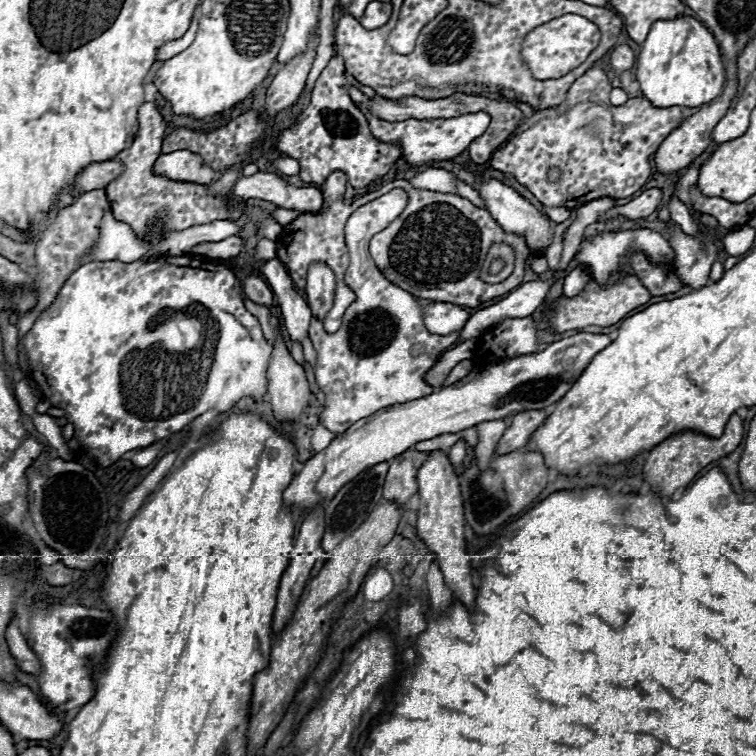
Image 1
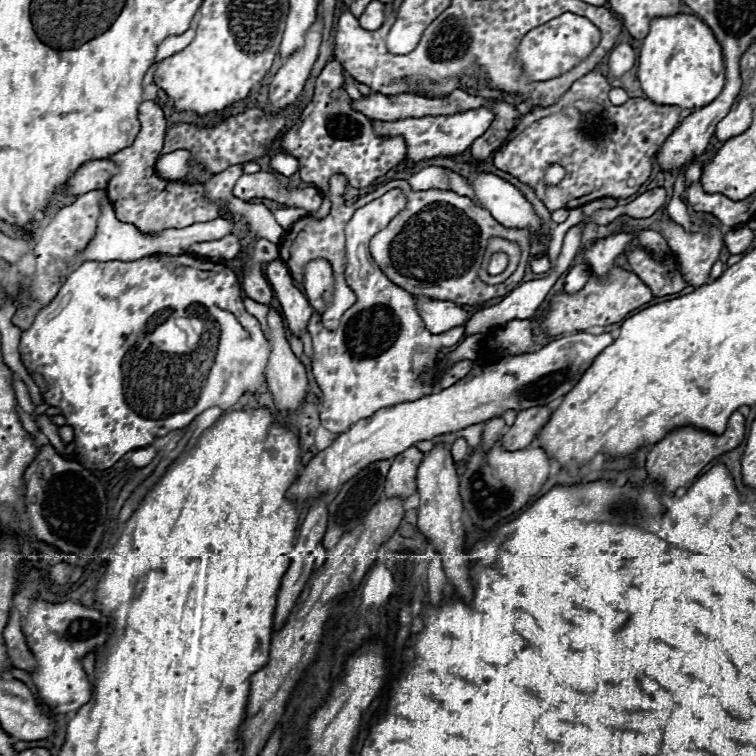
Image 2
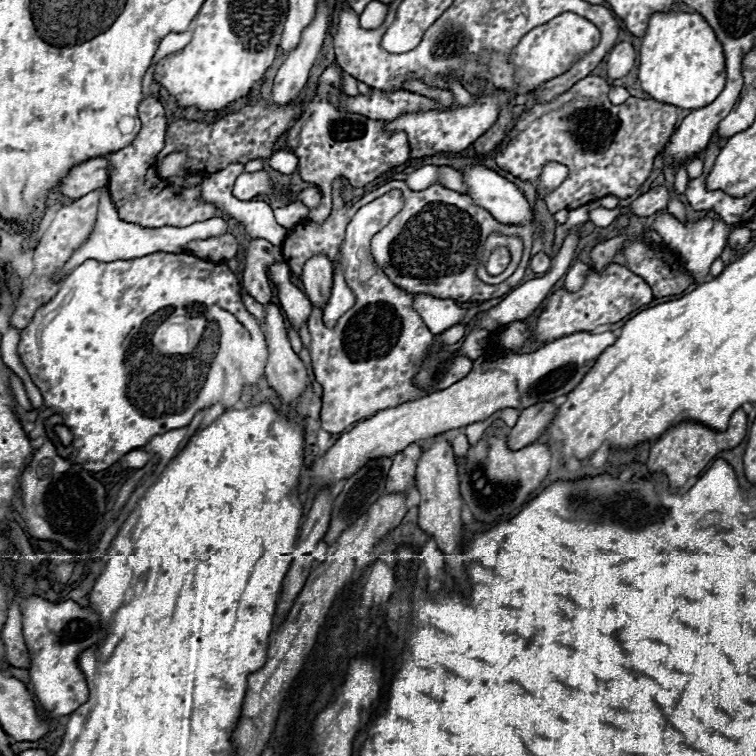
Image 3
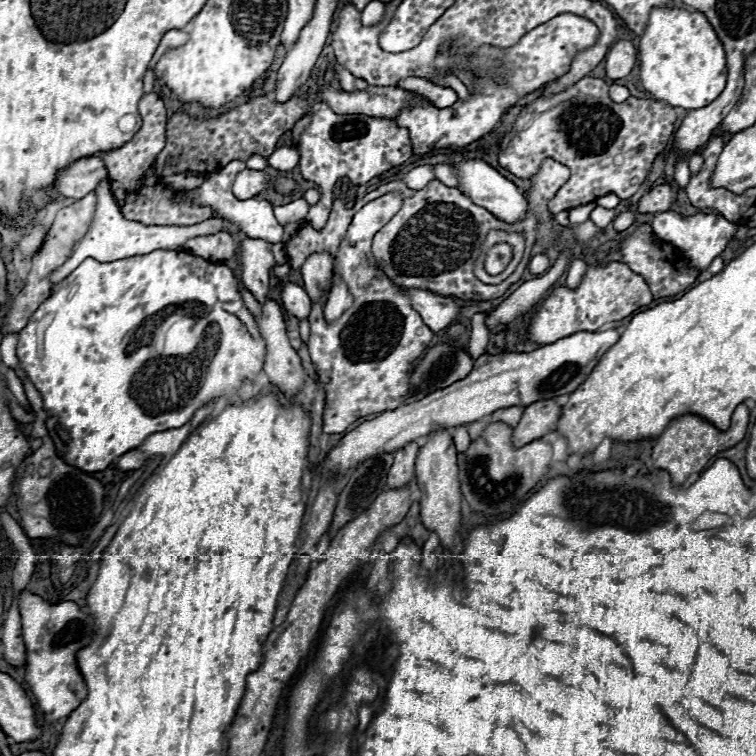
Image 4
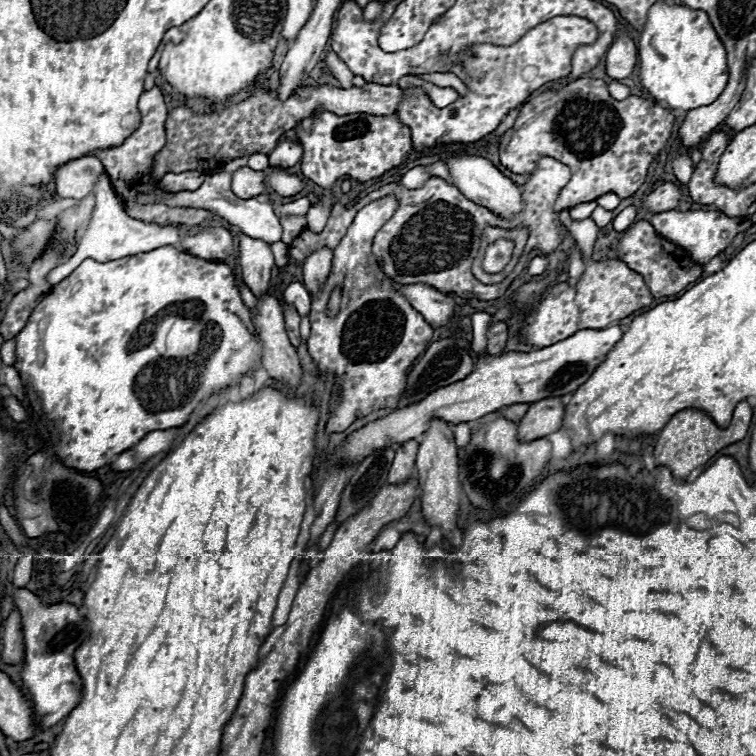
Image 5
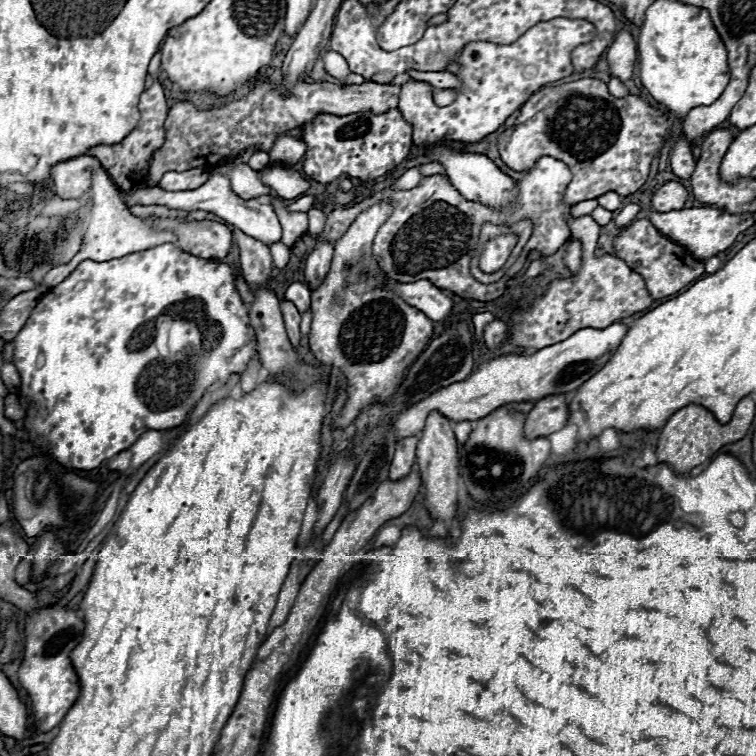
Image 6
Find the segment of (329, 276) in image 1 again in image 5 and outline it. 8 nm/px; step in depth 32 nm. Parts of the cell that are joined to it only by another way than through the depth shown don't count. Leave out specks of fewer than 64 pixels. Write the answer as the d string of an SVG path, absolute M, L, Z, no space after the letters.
M320 248L304 260L304 266L302 266L304 286L308 288L310 294L316 294L324 286L328 274L330 274L330 268L332 268L332 250L330 248Z

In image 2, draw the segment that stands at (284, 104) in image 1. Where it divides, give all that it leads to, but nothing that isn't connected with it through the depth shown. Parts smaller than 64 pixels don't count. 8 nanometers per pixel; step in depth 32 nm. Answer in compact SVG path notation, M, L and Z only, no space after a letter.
M318 14L318 20L306 32L304 46L286 58L284 66L278 70L278 74L270 84L268 106L272 110L286 108L302 94L310 70L318 58L318 50L322 44L322 30L324 30L324 18L322 14Z

